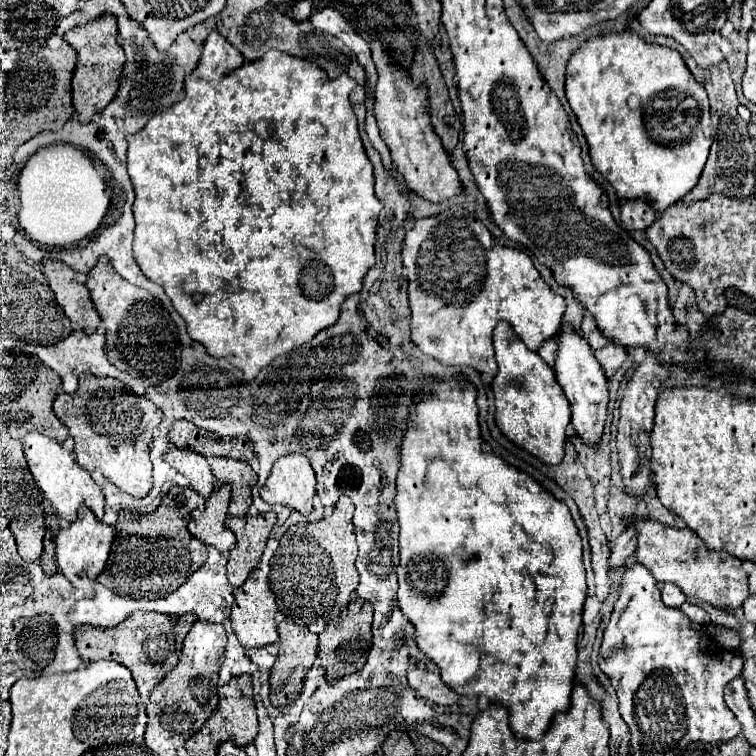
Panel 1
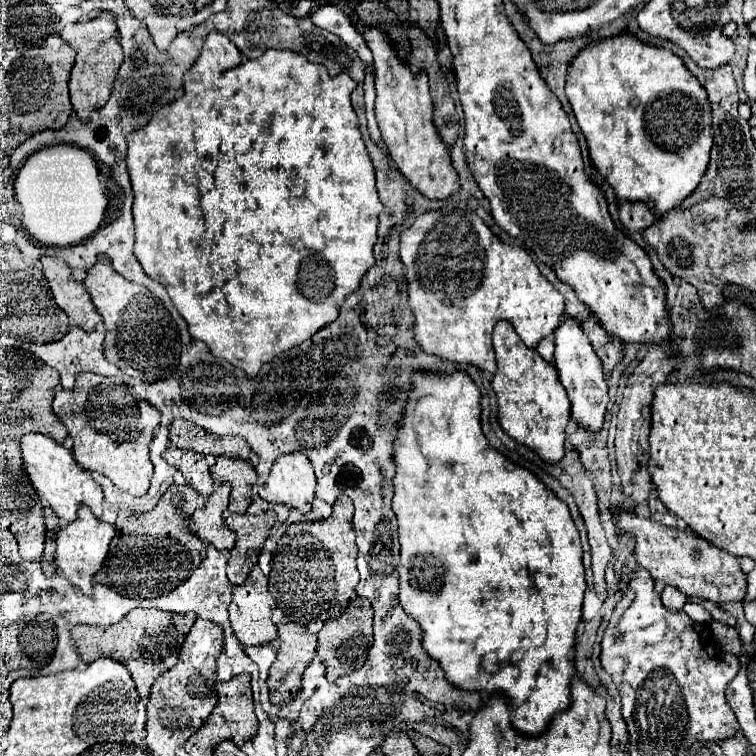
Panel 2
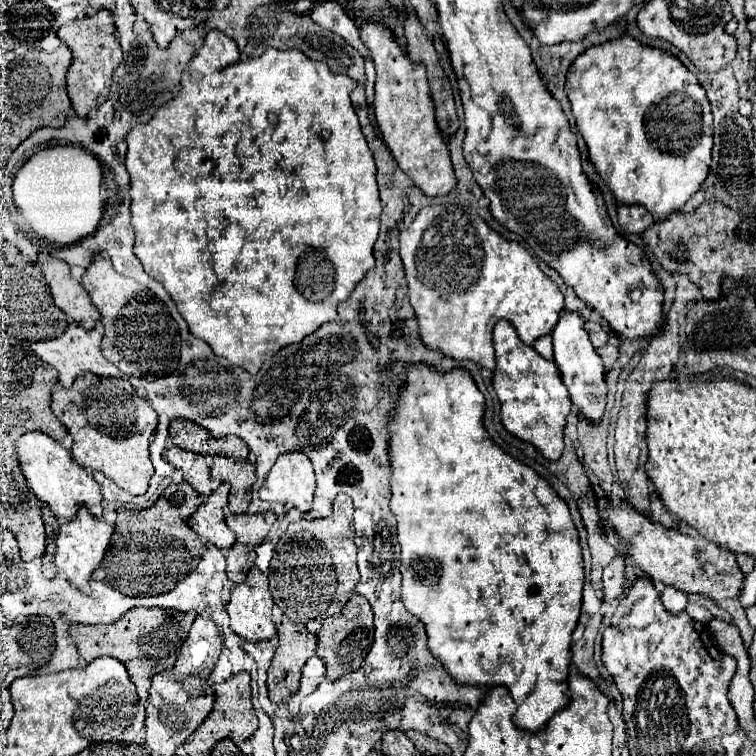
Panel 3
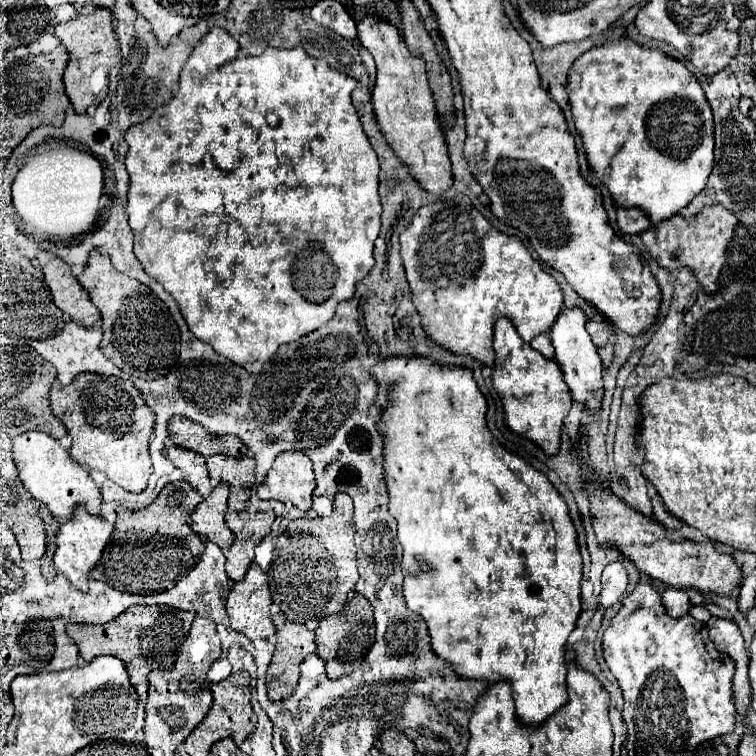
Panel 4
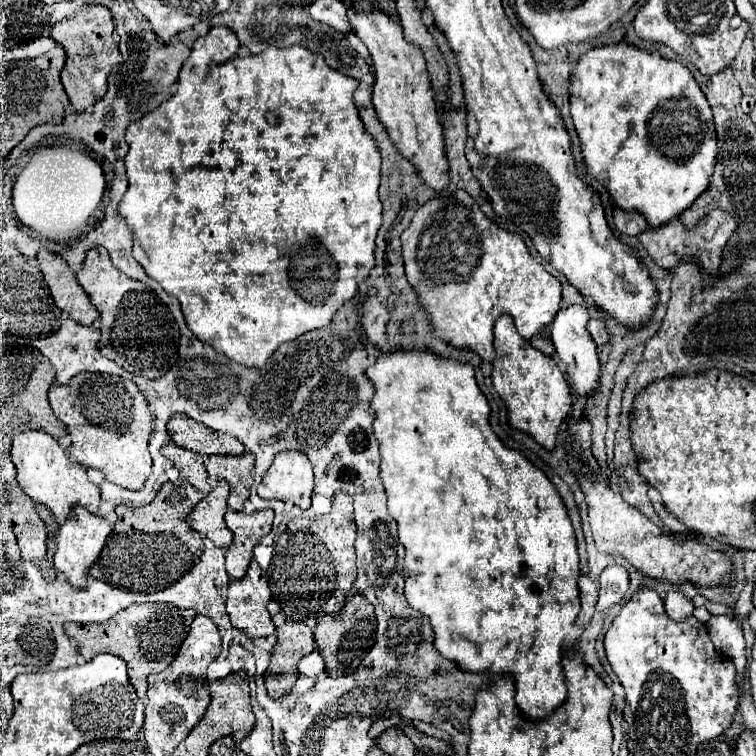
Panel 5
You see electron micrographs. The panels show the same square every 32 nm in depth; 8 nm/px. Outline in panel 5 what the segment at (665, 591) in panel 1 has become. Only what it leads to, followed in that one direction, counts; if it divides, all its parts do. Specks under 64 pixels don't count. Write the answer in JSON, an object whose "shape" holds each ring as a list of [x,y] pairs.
{"shape":[[[668,592],[666,598],[664,598],[664,604],[666,604],[666,612],[672,620],[680,622],[680,620],[686,620],[688,616],[692,616],[694,612],[694,606],[692,602],[682,594],[682,592]]]}

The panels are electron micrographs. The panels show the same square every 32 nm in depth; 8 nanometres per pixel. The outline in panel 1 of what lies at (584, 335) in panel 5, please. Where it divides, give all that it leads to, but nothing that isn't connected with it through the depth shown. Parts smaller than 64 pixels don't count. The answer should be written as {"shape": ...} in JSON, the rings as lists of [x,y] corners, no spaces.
{"shape":[[[562,326],[558,336],[558,350],[556,350],[556,378],[560,386],[564,388],[564,394],[570,402],[572,410],[572,424],[574,432],[582,436],[584,444],[596,446],[602,432],[604,432],[604,422],[606,422],[606,410],[608,410],[608,380],[602,372],[600,362],[596,360],[590,344],[580,336],[580,330],[572,326]]]}

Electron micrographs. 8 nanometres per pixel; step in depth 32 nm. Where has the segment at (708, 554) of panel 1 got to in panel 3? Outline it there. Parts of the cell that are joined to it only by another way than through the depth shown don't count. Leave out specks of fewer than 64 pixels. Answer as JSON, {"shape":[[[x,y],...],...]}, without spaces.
{"shape":[[[608,500],[604,506],[596,504],[596,508],[598,514],[606,514],[606,518],[600,518],[602,536],[614,534],[622,544],[626,544],[628,556],[634,558],[636,566],[654,582],[674,586],[688,594],[704,594],[712,600],[740,596],[744,576],[740,566],[736,564],[734,554],[728,548],[722,548],[706,538],[684,536],[680,530],[666,528],[636,510],[626,510],[624,504],[612,504]]]}

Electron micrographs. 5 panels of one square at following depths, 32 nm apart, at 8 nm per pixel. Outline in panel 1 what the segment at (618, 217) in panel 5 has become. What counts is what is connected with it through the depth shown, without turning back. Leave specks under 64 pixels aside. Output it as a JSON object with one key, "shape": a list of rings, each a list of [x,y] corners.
{"shape":[[[628,200],[620,206],[620,220],[628,230],[646,230],[656,220],[656,212],[646,200]]]}

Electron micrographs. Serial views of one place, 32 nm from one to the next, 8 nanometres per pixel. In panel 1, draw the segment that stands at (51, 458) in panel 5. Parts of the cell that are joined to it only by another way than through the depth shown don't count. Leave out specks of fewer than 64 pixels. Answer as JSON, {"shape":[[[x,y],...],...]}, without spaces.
{"shape":[[[30,432],[24,436],[24,456],[28,460],[28,470],[32,472],[36,486],[44,494],[46,500],[52,502],[52,508],[56,514],[68,522],[76,520],[76,512],[80,506],[88,506],[98,520],[102,520],[104,514],[104,494],[102,488],[92,480],[90,472],[80,468],[74,454],[68,452],[62,444],[56,440],[40,434],[40,432]]]}

